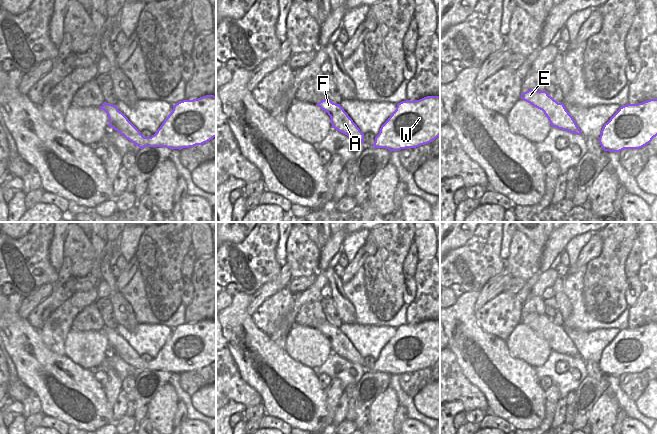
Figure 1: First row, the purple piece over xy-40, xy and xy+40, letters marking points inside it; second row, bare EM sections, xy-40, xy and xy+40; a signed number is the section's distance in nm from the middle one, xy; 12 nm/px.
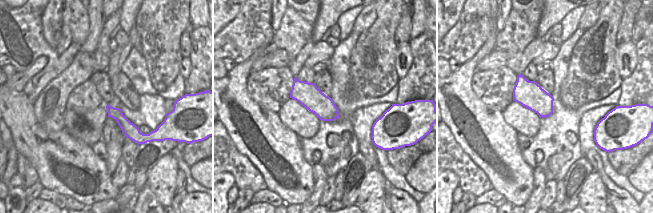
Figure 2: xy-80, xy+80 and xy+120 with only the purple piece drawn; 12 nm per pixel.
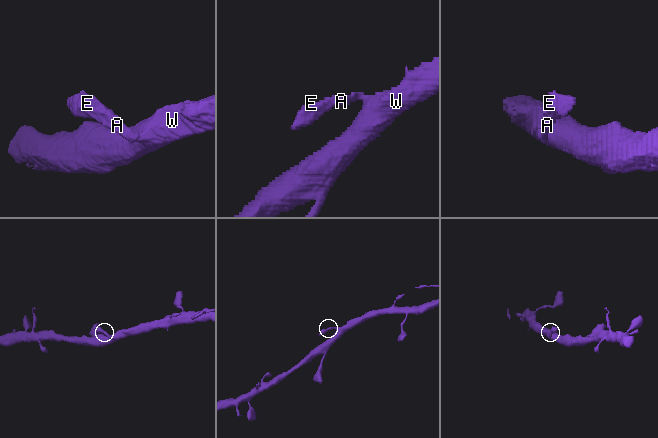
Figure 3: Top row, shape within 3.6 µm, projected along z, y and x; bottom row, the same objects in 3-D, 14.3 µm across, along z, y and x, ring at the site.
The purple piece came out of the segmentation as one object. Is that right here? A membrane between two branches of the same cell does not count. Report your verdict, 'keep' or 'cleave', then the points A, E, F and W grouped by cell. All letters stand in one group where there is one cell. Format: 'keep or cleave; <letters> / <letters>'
keep; A E F W

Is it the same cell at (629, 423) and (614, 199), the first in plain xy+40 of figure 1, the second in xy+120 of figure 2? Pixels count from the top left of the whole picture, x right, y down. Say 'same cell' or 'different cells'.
same cell

